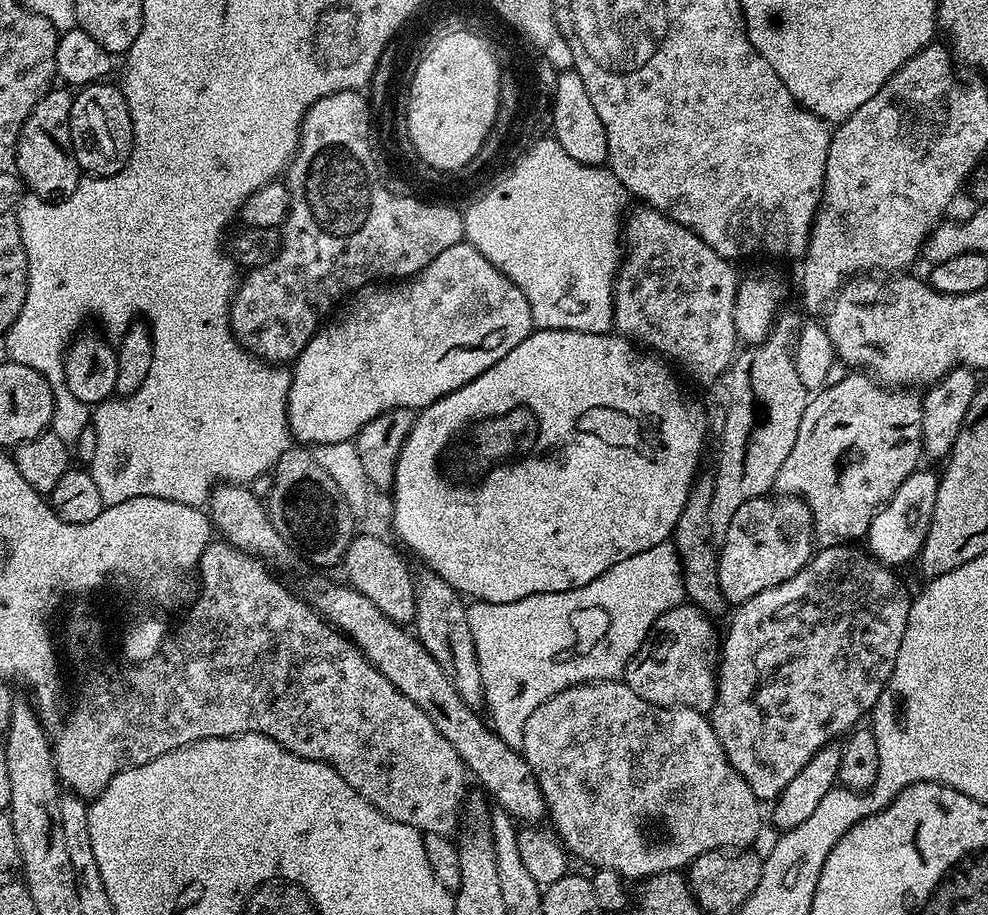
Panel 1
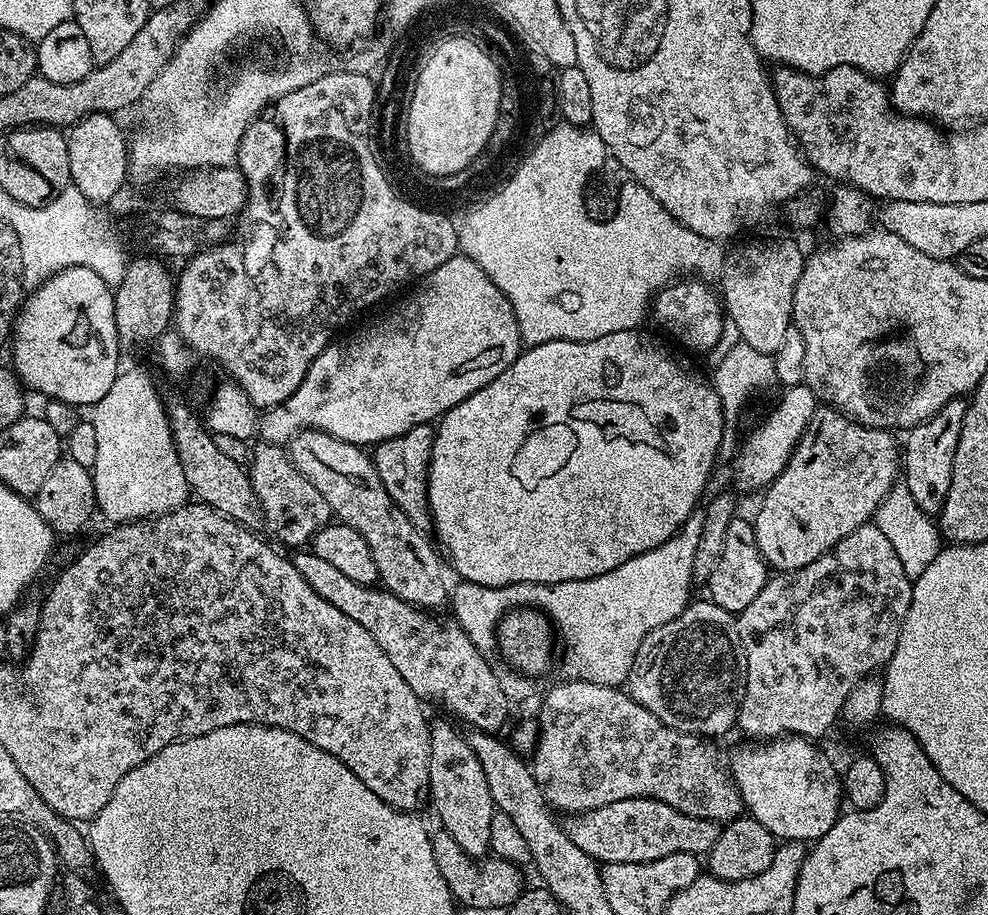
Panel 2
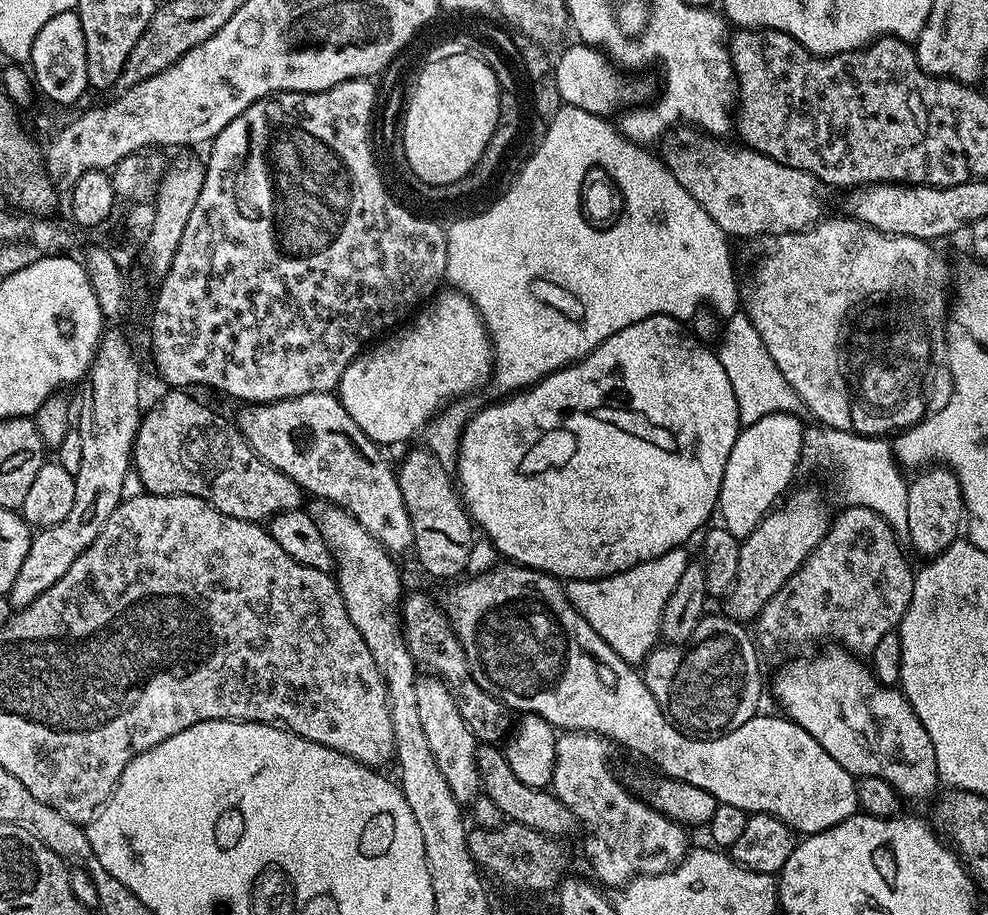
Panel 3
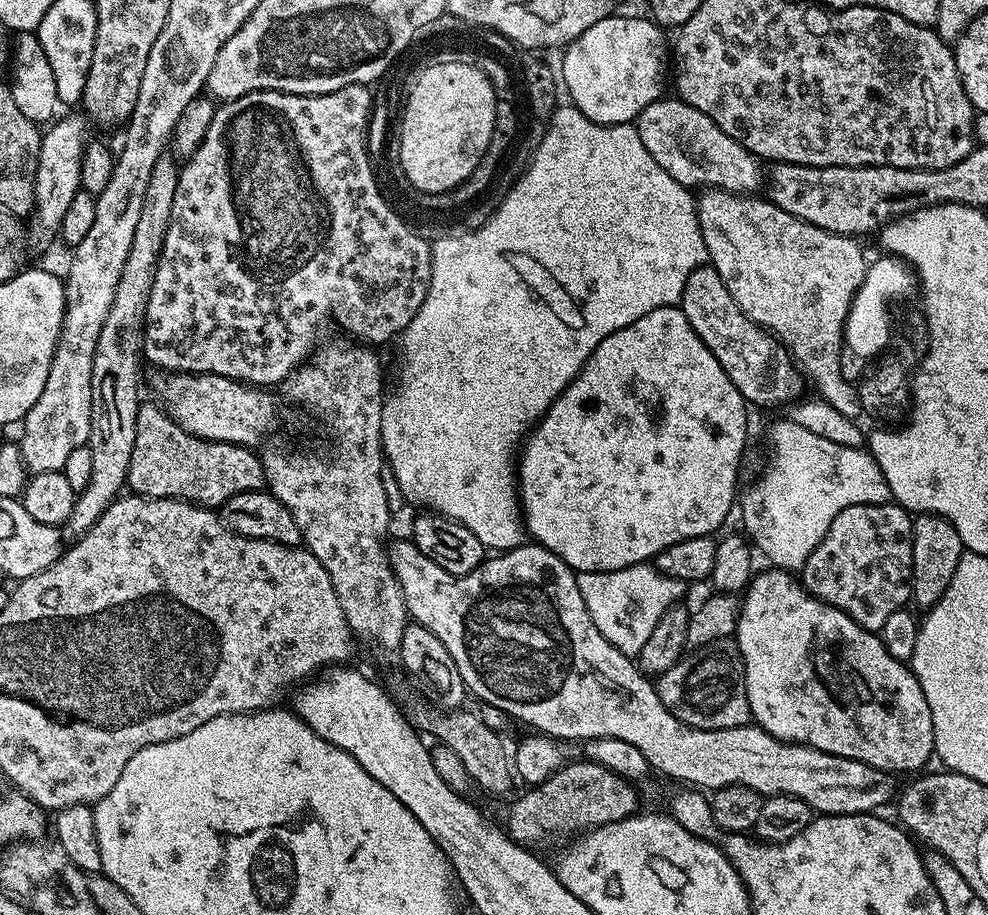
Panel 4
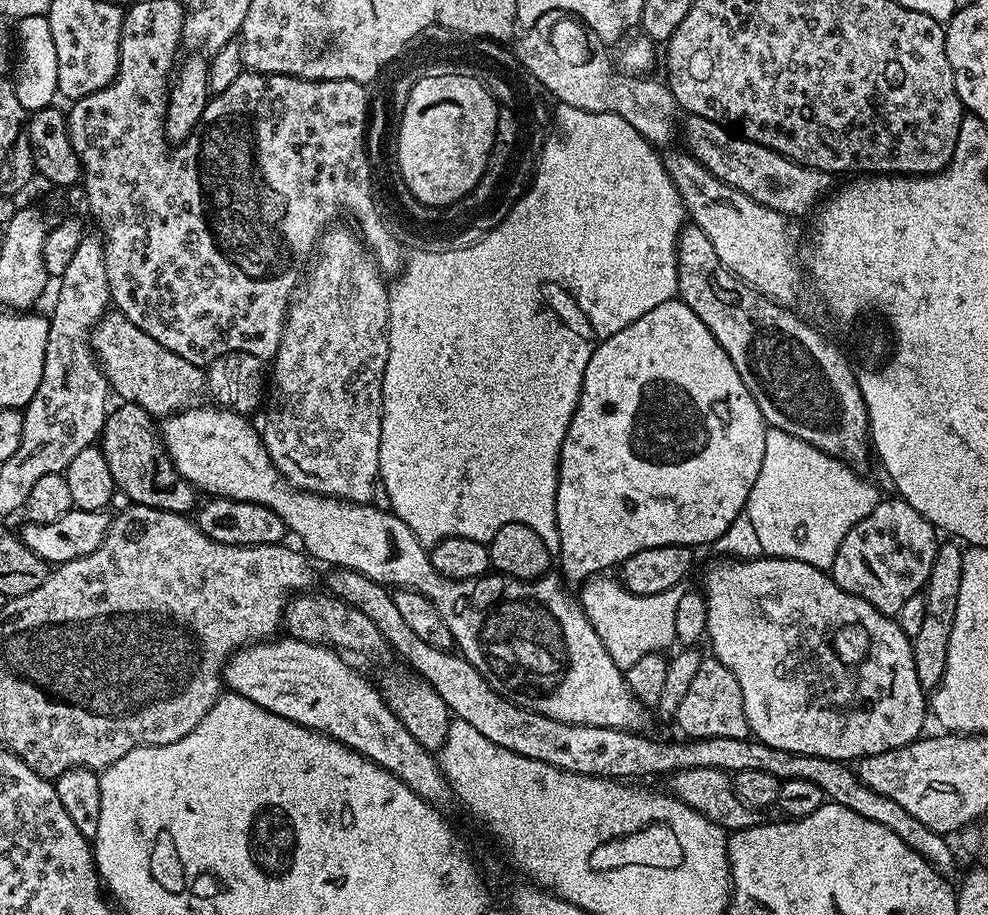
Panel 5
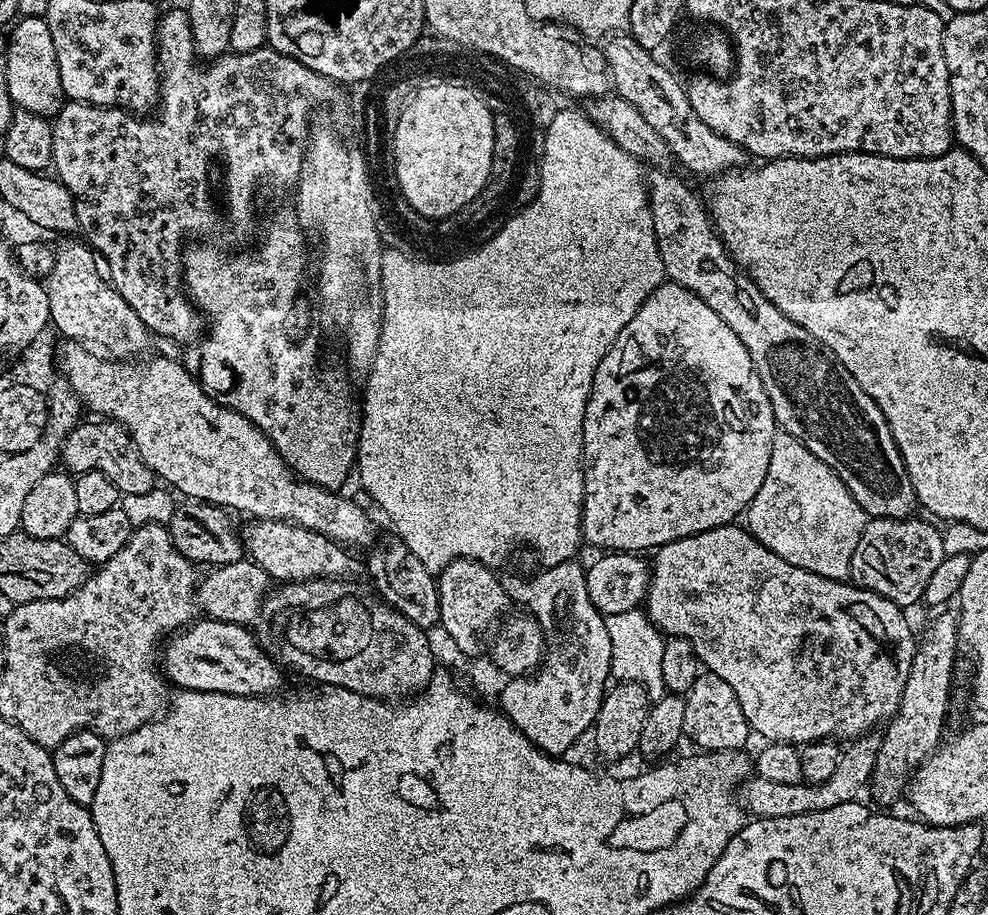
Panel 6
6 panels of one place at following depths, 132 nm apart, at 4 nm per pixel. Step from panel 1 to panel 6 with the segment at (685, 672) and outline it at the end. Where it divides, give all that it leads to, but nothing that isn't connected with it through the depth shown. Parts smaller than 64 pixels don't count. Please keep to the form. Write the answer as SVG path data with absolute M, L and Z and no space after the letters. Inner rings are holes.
M707 670L701 671L697 675L694 686L684 696L684 736L692 739L697 744L697 749L705 752L734 752L745 747L750 729L746 722L746 714L742 714L742 705L738 703L738 694L730 690L730 686L723 678L718 678L718 674Z

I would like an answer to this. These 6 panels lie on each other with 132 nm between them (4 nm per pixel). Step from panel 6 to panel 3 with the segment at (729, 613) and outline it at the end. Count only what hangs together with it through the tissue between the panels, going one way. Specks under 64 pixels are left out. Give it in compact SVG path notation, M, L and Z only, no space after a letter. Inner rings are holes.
M828 646L825 652L820 652L817 656L812 656L809 660L804 660L801 664L788 664L785 668L780 668L776 672L776 677L770 680L770 692L776 695L776 700L780 703L779 711L783 713L787 719L794 721L798 726L802 726L802 730L806 730L806 734L810 734L818 742L818 746L822 746L822 750L826 750L826 754L830 754L830 758L834 758L853 777L861 776L882 776L885 777L889 784L896 789L901 797L910 796L914 800L920 800L923 796L931 797L937 791L938 777L936 775L936 755L934 754L934 746L930 734L926 734L926 730L922 726L922 722L918 718L918 714L914 714L914 710L910 706L910 702L904 697L899 687L889 686L880 683L877 680L873 669L867 663L864 664L863 659L857 658L847 648L839 646Z

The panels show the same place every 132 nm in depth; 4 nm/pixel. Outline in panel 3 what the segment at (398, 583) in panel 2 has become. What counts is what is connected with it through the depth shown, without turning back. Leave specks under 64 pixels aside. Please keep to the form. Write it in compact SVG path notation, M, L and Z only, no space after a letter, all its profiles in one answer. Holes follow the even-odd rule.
M307 392L301 396L295 396L289 400L275 400L269 404L244 404L241 407L241 412L237 414L234 419L235 427L239 428L240 433L246 438L246 442L255 452L263 458L263 460L270 466L274 466L282 474L286 474L289 478L297 484L305 493L313 492L316 498L321 501L336 504L342 510L346 510L359 524L369 532L390 554L397 554L396 552L409 551L412 548L412 531L410 530L410 518L406 514L406 506L402 502L402 490L396 485L396 473L393 465L388 465L384 461L384 456L381 449L371 438L360 429L354 422L354 418L350 418L350 414L346 414L346 410L342 406L339 395L332 392Z

